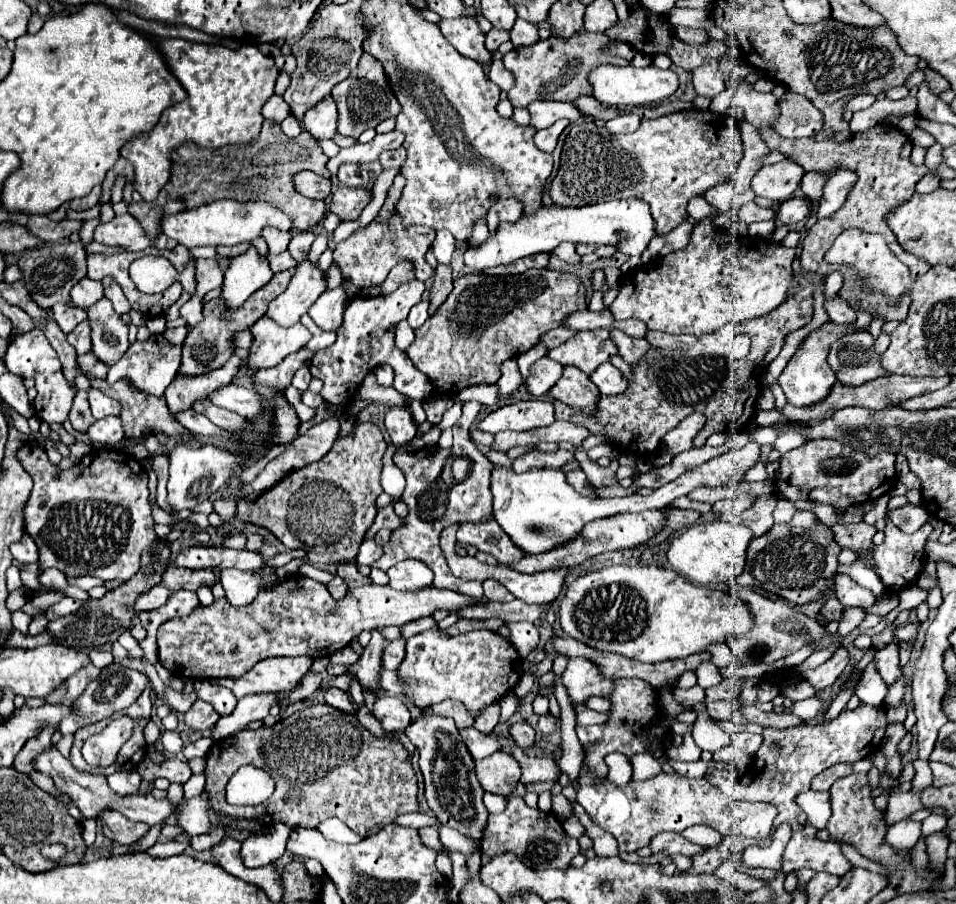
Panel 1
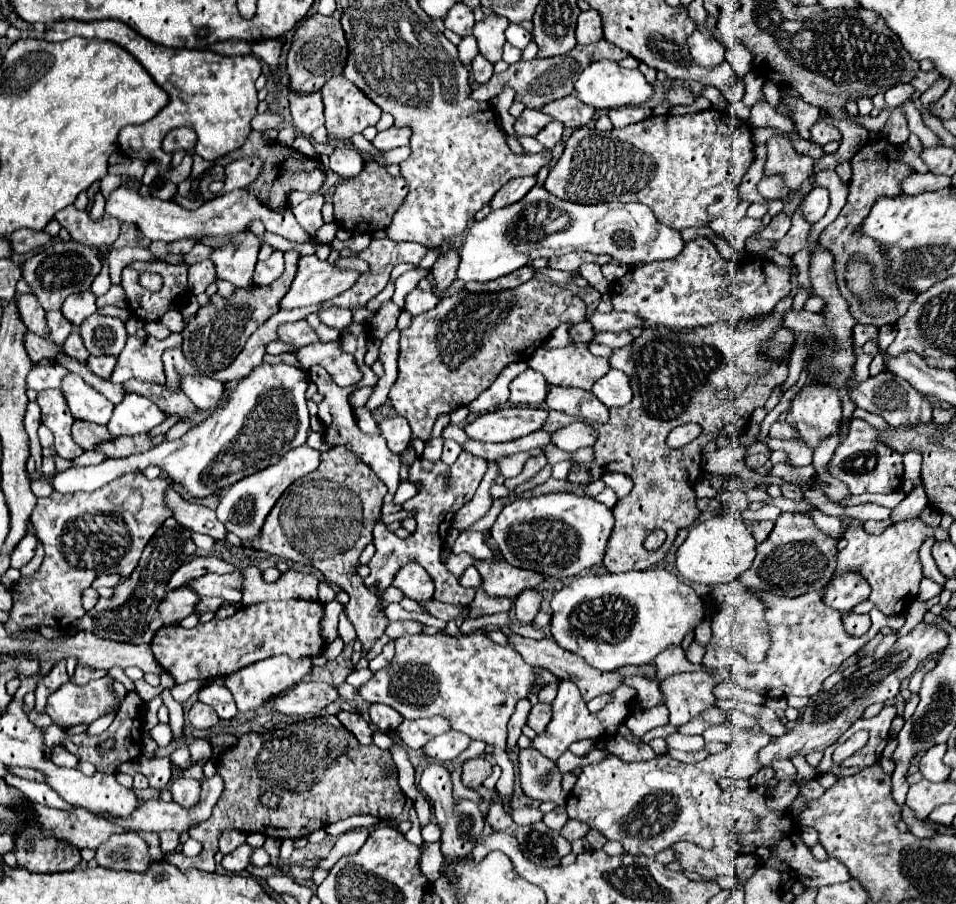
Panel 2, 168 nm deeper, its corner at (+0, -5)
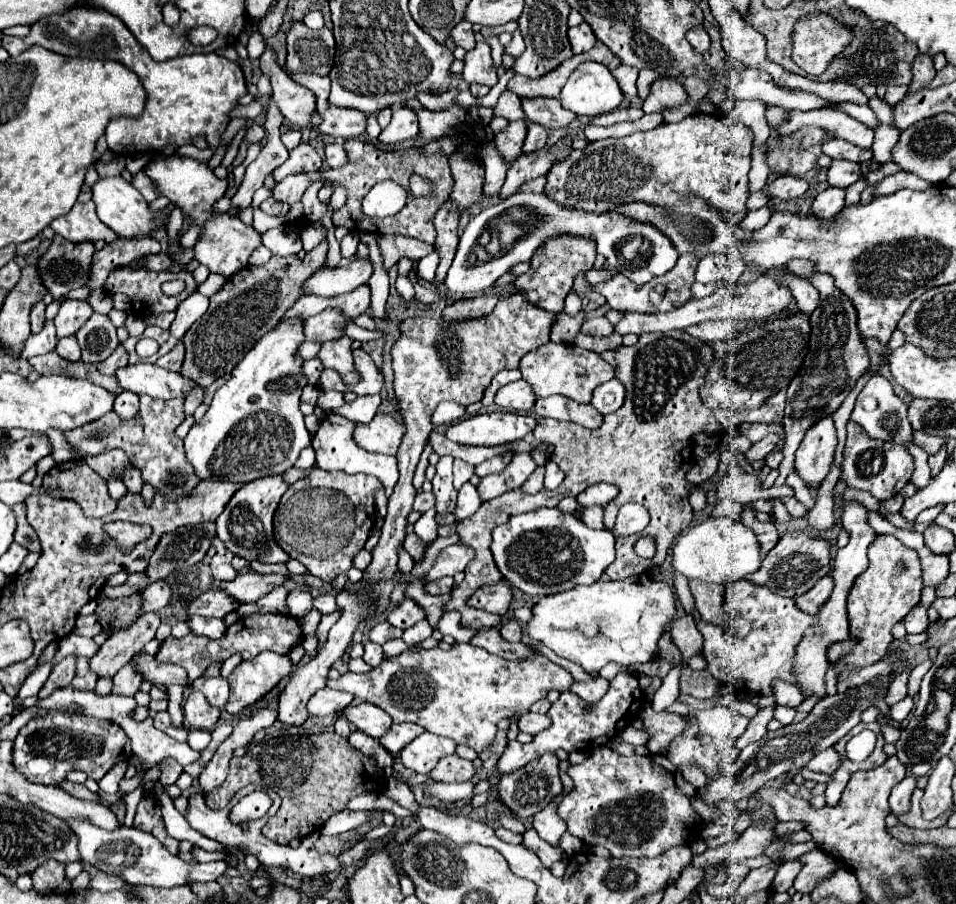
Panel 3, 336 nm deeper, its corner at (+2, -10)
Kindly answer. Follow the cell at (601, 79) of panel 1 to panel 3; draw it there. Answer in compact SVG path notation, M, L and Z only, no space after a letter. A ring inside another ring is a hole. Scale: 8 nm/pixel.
M587 61L571 73L559 101L575 115L597 117L617 109L623 103L623 91L603 63Z

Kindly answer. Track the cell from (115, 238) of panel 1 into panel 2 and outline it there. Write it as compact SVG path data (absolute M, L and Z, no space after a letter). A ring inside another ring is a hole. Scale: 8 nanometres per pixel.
M67 206L57 212L55 220L71 234L75 242L97 248L101 244L113 244L121 230L121 222L115 222L115 218L107 218L105 214L101 220L89 220L87 210L77 210L75 206Z

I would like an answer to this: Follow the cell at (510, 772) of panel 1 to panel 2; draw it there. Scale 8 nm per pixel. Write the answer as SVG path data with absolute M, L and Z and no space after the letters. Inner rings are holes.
M471 758L463 764L463 784L467 788L479 788L481 782L491 774L491 764L485 758Z

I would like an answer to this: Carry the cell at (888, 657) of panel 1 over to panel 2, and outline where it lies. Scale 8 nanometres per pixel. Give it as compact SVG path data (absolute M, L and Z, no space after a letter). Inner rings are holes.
M917 598L915 602L911 602L911 606L909 606L907 614L905 614L905 624L903 624L903 628L899 630L899 636L907 634L913 626L917 626L917 624L923 620L923 614L925 614L925 612L927 612L927 604L925 604L925 602L921 602L919 598Z

